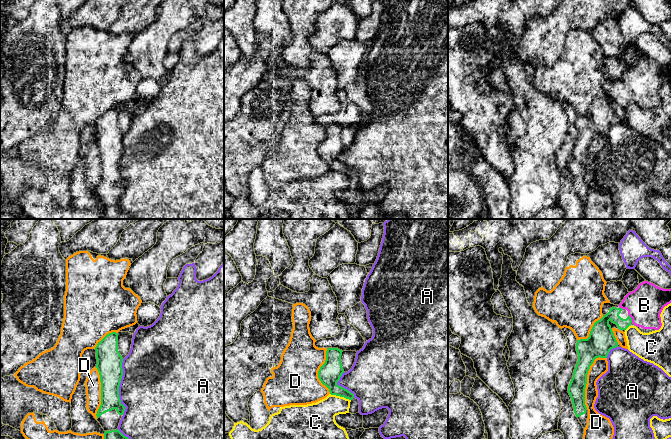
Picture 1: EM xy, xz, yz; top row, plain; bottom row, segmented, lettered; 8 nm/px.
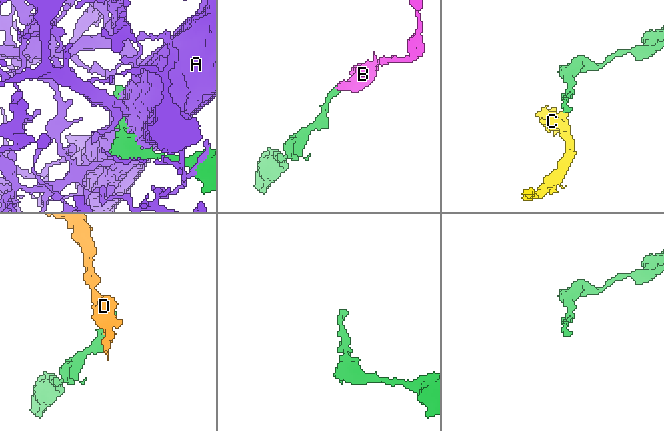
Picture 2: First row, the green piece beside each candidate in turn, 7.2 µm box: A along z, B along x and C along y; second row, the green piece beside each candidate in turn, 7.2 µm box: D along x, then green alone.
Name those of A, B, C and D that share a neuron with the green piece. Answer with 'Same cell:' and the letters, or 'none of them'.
Same cell: B

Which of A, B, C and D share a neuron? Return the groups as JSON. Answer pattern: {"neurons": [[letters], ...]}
{"neurons": [["A"], ["B"], ["C"], ["D"]]}

